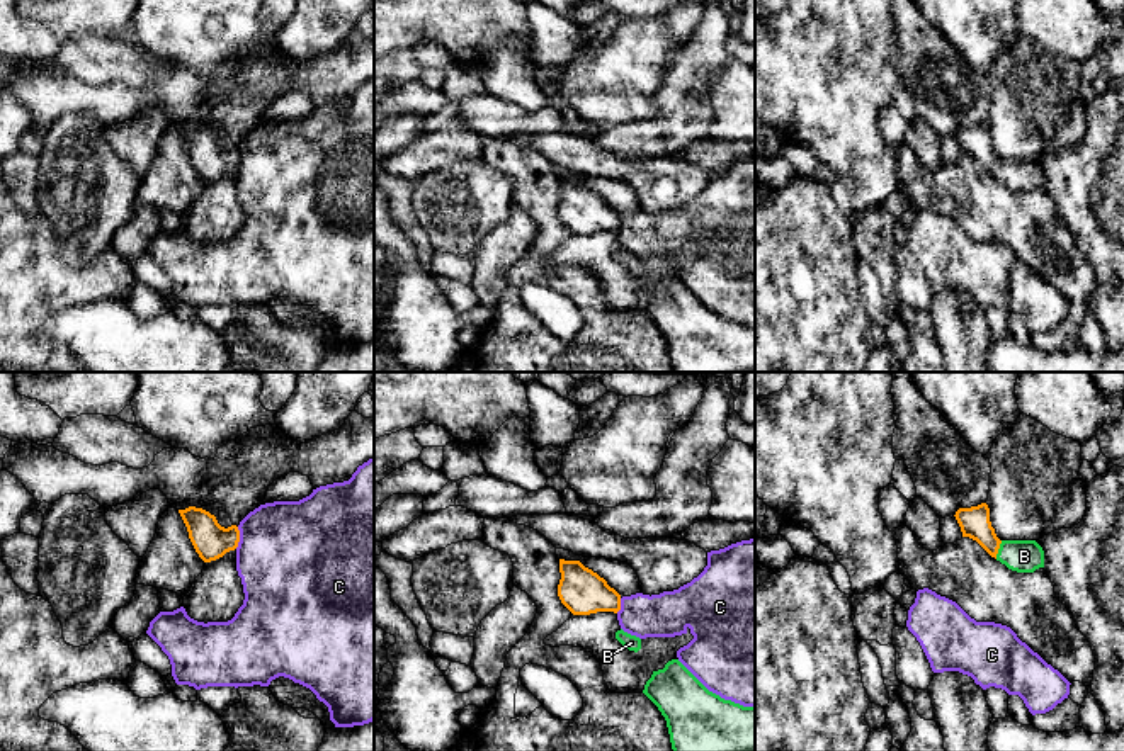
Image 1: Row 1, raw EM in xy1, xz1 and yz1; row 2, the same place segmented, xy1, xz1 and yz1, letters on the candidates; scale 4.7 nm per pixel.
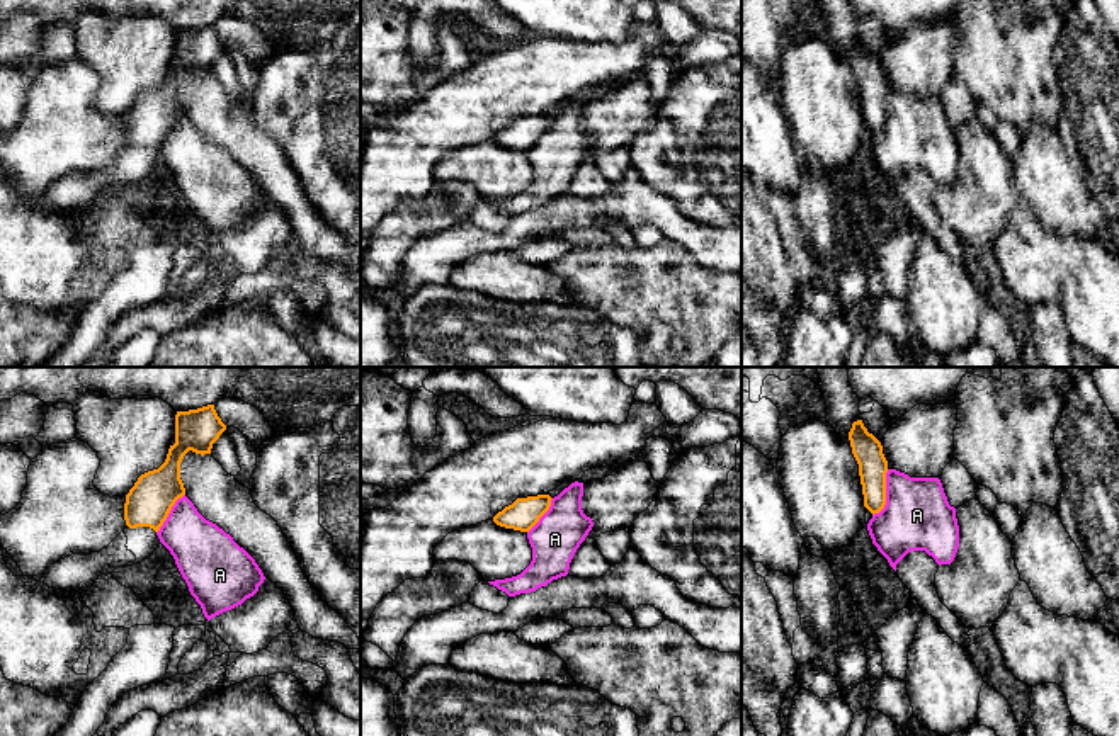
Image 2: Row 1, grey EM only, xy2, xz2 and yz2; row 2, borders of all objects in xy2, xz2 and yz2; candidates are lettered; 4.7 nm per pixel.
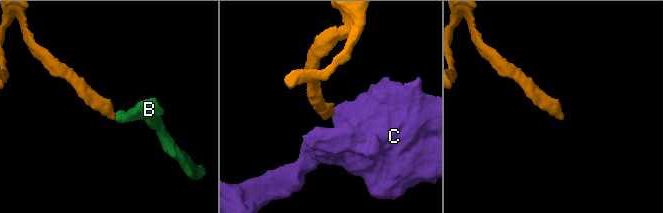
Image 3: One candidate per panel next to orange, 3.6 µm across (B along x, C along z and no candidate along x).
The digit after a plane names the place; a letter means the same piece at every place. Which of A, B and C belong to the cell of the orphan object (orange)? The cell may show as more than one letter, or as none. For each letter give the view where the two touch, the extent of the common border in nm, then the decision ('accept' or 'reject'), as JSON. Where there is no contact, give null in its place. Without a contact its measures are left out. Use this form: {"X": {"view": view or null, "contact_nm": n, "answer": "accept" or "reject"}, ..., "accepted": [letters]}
{"A": {"view": "yz2", "contact_nm": 240, "answer": "reject"}, "B": {"view": "yz1", "contact_nm": 90, "answer": "accept"}, "C": {"view": "xy1", "contact_nm": 110, "answer": "reject"}, "accepted": ["B"]}

